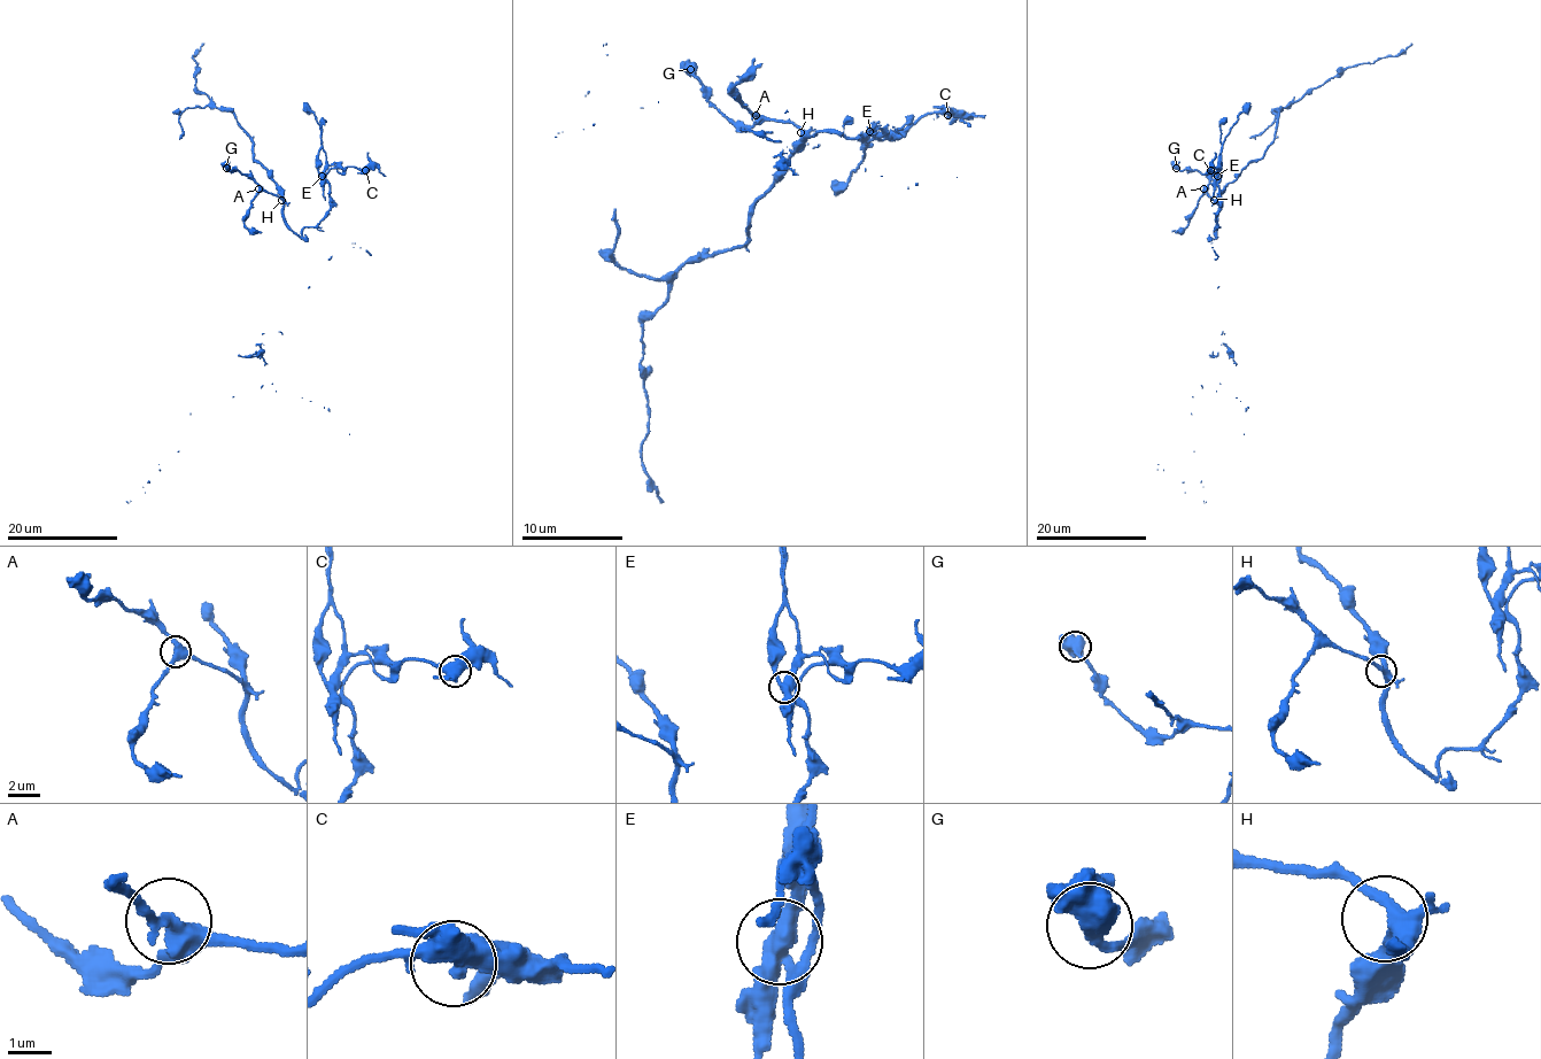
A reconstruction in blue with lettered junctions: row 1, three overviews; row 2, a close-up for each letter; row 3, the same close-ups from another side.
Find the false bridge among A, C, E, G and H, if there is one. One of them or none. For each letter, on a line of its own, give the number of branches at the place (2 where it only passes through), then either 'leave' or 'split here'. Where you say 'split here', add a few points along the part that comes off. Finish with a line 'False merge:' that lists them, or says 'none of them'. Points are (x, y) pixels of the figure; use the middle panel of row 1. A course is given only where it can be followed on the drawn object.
A: 3 | leave
C: 4 | leave
E: 4 | split here | (870, 132), (876, 137), (864, 137), (865, 147)
G: 4 | leave
H: 4 | leave
False merge: E

